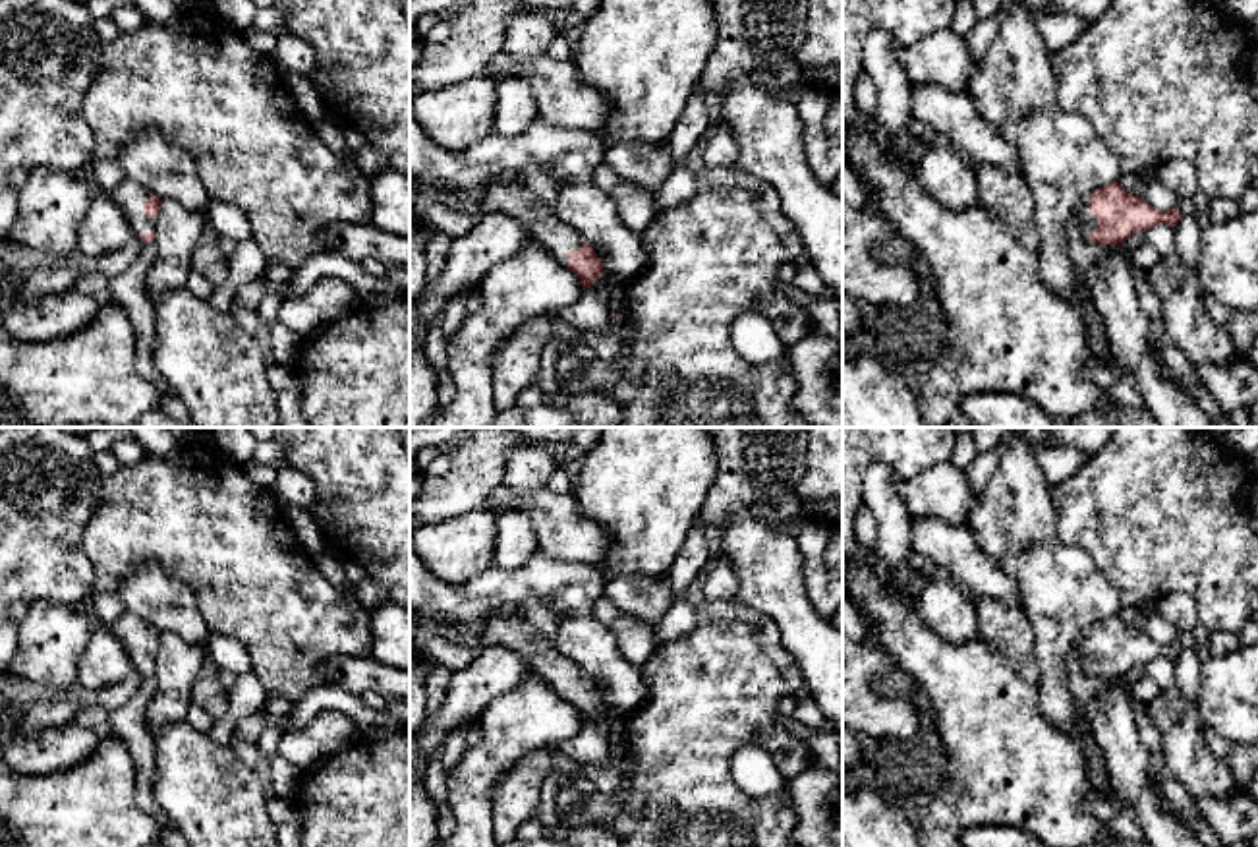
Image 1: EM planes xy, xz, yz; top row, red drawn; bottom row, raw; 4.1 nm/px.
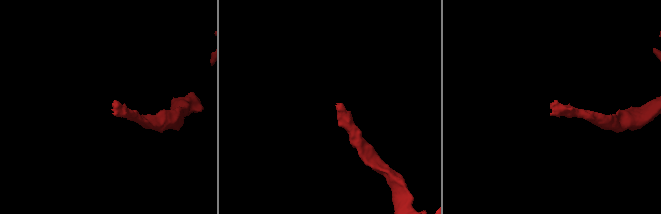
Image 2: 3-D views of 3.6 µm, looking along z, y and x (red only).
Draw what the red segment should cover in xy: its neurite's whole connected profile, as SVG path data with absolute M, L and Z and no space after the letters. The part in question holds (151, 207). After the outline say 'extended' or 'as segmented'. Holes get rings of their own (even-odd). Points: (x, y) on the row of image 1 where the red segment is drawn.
M124 180L108 197L122 209L135 236L143 244L157 238L157 217L162 201L133 180Z; extended

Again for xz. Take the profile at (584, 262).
M506 170L485 184L483 215L504 213L518 219L533 240L580 277L582 290L589 288L605 273L595 249L557 219L553 207L543 205L526 186L518 184L516 174L516 170Z; extended

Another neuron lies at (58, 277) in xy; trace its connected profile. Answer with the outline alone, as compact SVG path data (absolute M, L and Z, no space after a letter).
M62 261L50 263L50 265L39 267L33 273L29 273L23 278L21 288L27 298L62 294L66 290L75 288L81 273L83 269L71 267Z

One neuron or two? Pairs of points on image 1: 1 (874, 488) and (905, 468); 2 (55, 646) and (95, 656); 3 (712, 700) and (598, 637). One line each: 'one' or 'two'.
1: two
2: two
3: two

